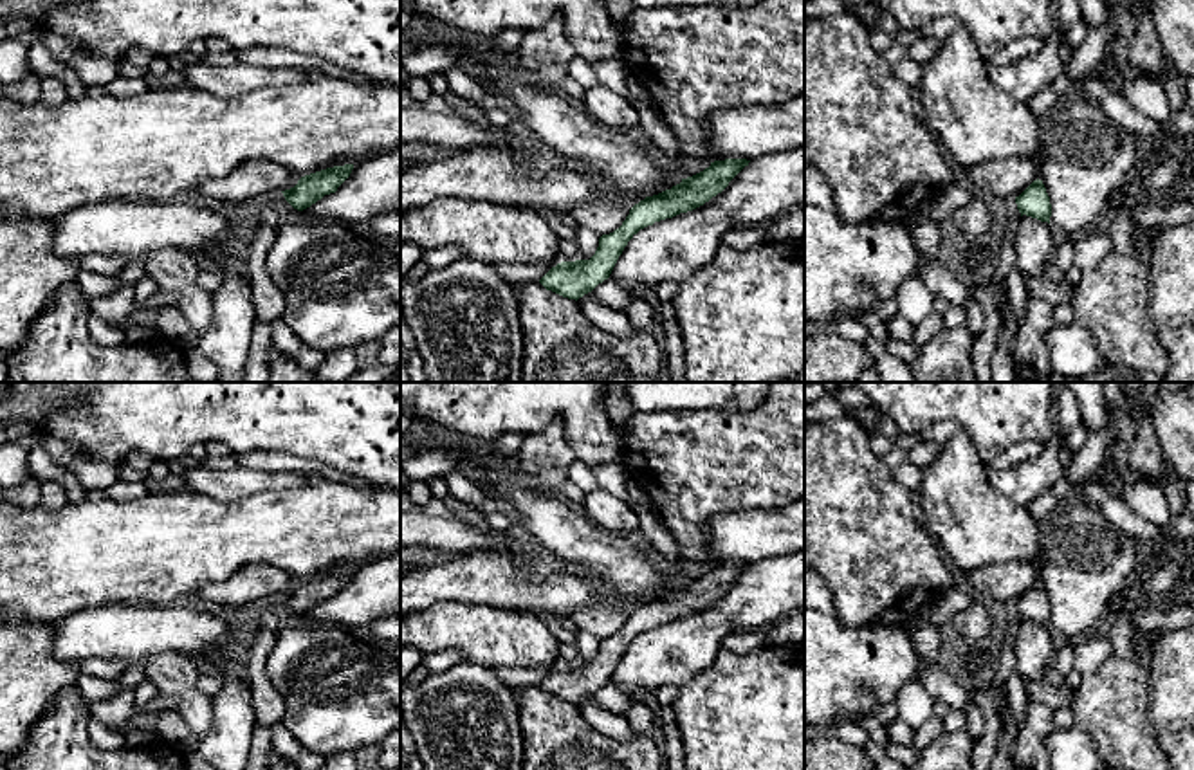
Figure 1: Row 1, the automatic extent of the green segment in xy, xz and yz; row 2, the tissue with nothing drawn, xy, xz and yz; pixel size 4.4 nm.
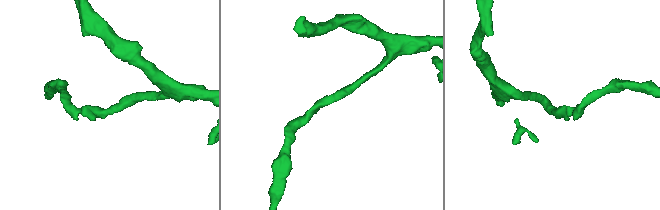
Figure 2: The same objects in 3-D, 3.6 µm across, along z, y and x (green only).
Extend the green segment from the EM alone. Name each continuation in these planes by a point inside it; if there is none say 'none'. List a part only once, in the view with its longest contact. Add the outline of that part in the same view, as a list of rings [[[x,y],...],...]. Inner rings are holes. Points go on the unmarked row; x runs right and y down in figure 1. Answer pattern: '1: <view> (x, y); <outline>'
none

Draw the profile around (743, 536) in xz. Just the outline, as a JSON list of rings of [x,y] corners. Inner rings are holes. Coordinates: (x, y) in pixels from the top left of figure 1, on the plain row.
[[[804,498],[774,510],[734,510],[705,525],[714,564],[756,564],[804,550]]]

